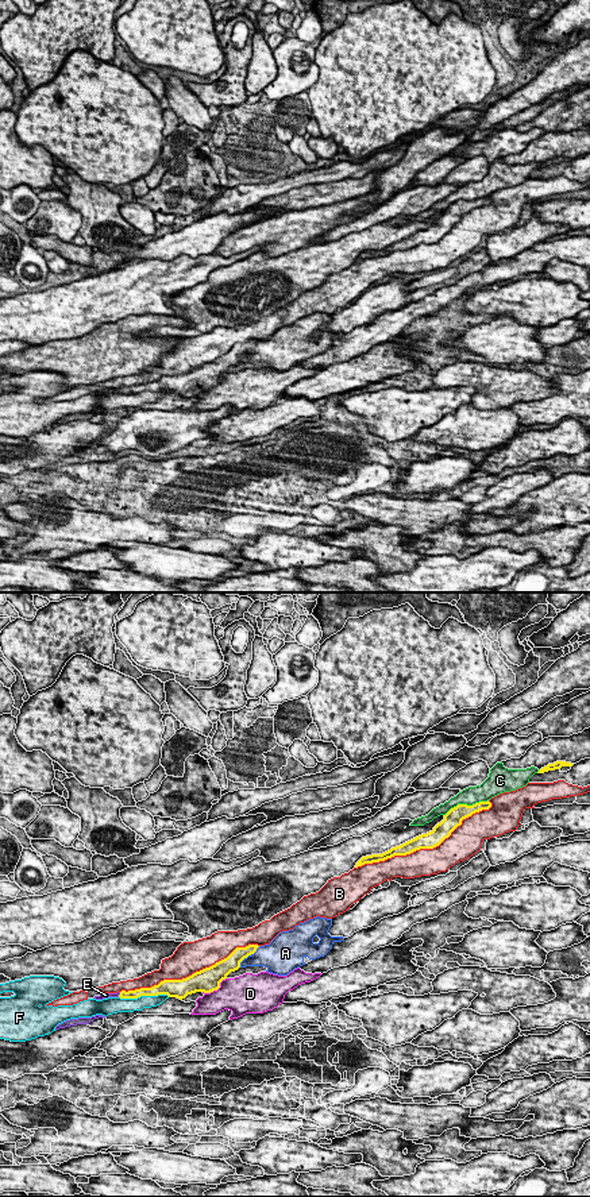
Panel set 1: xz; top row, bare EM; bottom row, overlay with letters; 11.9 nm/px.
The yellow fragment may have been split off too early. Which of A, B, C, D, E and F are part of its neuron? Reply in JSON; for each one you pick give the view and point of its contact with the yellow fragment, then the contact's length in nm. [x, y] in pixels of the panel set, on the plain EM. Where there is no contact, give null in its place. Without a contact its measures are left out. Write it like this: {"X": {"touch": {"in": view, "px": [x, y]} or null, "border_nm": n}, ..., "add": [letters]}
{"E": {"touch": {"in": "xz", "px": [119, 390]}, "border_nm": 70}, "add": ["E"]}

